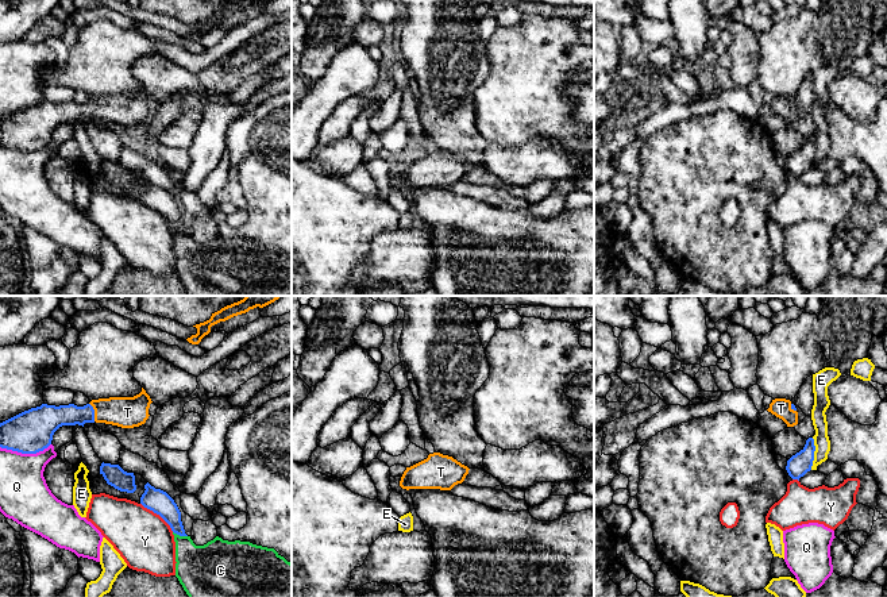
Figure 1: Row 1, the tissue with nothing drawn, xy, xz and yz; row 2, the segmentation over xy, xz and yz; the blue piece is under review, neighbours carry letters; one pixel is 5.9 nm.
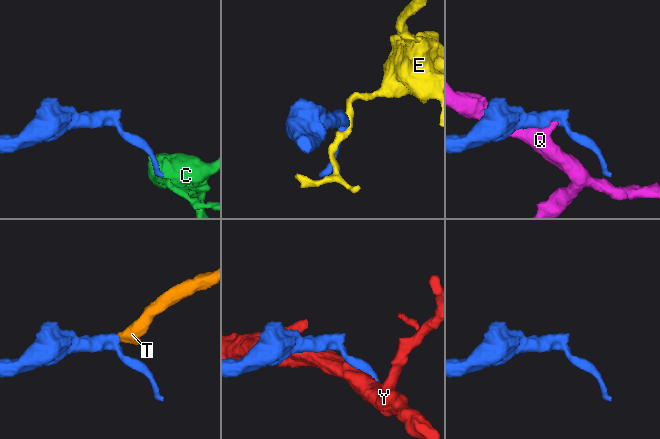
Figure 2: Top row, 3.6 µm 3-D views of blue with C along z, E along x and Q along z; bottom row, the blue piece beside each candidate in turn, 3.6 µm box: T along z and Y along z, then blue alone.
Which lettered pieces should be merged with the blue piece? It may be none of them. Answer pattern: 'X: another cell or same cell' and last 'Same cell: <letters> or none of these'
C: another cell
E: another cell
Q: another cell
T: same cell
Y: another cell
Same cell: T

